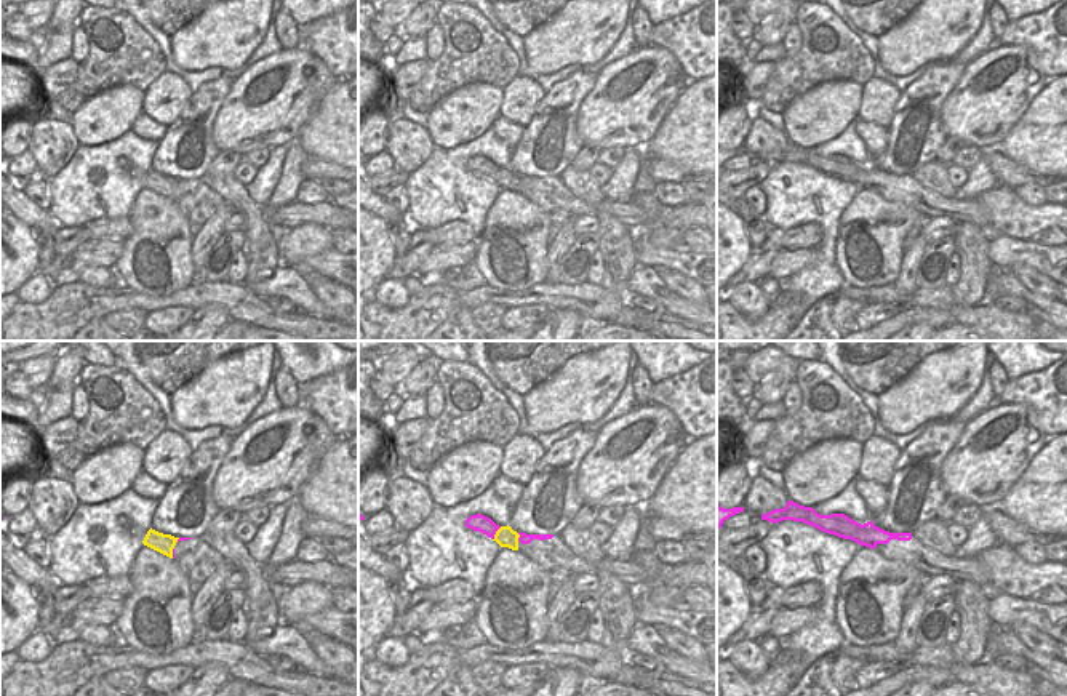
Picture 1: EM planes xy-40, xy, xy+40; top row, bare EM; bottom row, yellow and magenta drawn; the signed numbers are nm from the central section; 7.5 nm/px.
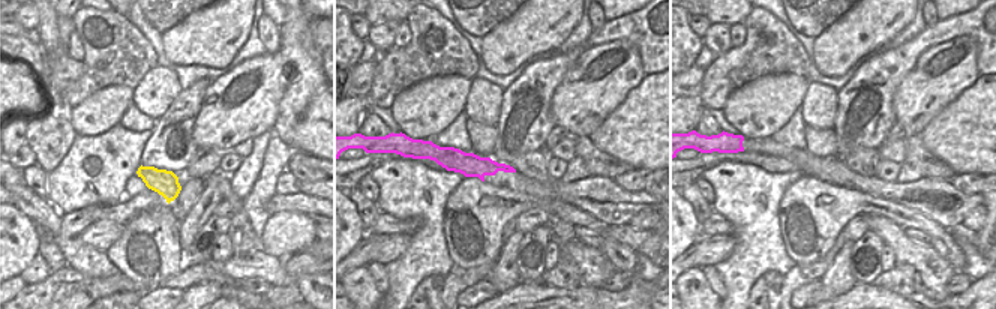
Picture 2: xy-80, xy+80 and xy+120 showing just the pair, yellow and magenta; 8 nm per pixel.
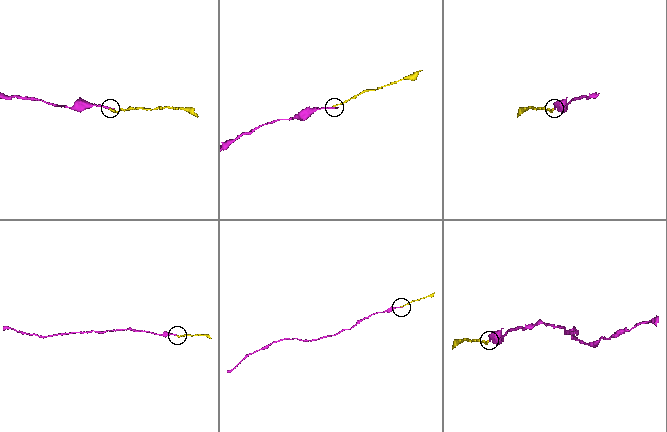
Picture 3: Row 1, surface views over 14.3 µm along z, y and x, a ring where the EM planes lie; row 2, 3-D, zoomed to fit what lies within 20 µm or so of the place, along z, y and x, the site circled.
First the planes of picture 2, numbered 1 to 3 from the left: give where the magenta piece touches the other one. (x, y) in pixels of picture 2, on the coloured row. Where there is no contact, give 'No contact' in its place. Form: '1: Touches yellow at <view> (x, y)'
1: No contact
2: No contact
3: No contact.

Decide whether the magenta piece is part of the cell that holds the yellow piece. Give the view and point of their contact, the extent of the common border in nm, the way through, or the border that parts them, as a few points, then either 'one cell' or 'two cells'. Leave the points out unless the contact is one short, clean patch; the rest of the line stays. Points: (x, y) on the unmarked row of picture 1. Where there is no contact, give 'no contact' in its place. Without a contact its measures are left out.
contact xy (496, 175); length 130 nm; way xy (506, 178), (496, 175), (479, 164); one cell

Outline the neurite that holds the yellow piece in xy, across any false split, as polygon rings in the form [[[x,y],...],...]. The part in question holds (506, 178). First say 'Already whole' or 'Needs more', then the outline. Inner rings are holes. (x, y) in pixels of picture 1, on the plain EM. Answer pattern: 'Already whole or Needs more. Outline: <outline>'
Needs more. Outline: [[[477,155],[470,157],[466,162],[466,168],[480,173],[496,182],[501,189],[509,189],[512,192],[518,192],[518,186],[530,186],[533,181],[552,181],[553,176],[526,176],[526,174],[517,174],[514,173],[509,166],[507,168],[499,168],[496,166],[491,160]]]

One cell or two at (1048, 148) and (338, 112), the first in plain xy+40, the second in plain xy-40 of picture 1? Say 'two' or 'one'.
one

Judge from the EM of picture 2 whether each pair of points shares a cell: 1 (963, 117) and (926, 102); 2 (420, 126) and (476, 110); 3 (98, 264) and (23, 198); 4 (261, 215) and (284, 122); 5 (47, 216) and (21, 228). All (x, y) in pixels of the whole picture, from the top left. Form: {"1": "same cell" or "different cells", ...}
{"1": "different cells", "2": "different cells", "3": "same cell", "4": "different cells", "5": "different cells"}

